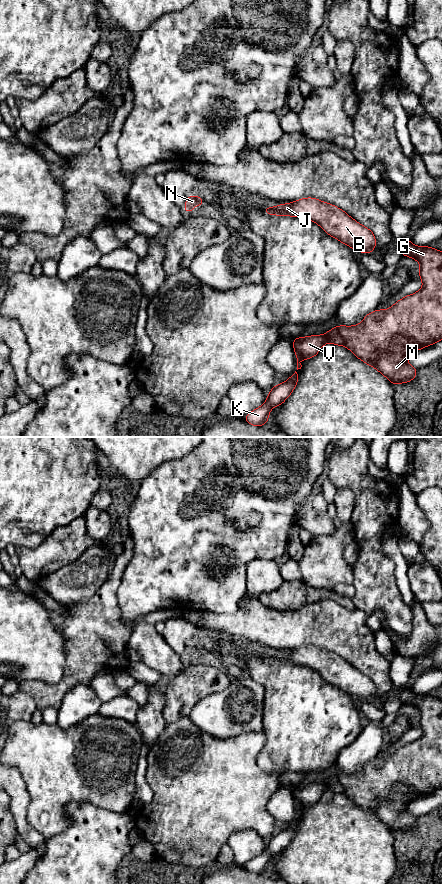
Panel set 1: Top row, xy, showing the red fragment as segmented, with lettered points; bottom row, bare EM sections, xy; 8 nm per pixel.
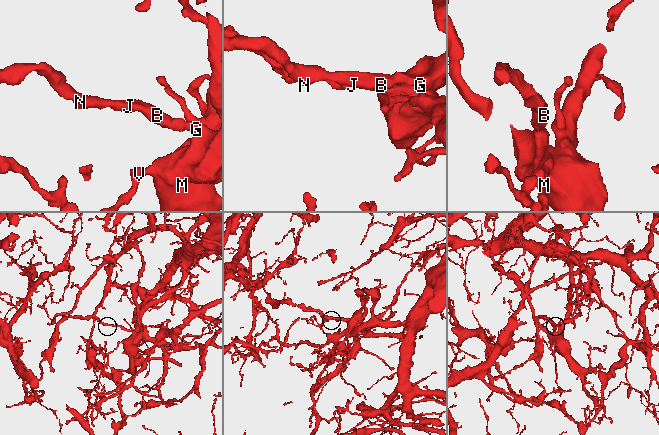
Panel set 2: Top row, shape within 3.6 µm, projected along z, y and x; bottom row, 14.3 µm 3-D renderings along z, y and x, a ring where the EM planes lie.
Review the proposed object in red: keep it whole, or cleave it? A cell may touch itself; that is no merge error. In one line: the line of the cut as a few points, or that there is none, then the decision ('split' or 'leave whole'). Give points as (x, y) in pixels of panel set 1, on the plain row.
cut xy (431, 791), (414, 792), (402, 784), (397, 784), (373, 814); split

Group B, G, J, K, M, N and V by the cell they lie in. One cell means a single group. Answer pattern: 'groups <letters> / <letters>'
groups B G J N / K M V

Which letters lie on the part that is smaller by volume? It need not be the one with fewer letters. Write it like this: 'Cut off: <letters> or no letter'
Cut off: B, G, J, N

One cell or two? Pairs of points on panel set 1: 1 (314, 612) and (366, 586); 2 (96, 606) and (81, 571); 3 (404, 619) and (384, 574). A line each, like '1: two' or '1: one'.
1: two
2: two
3: one

